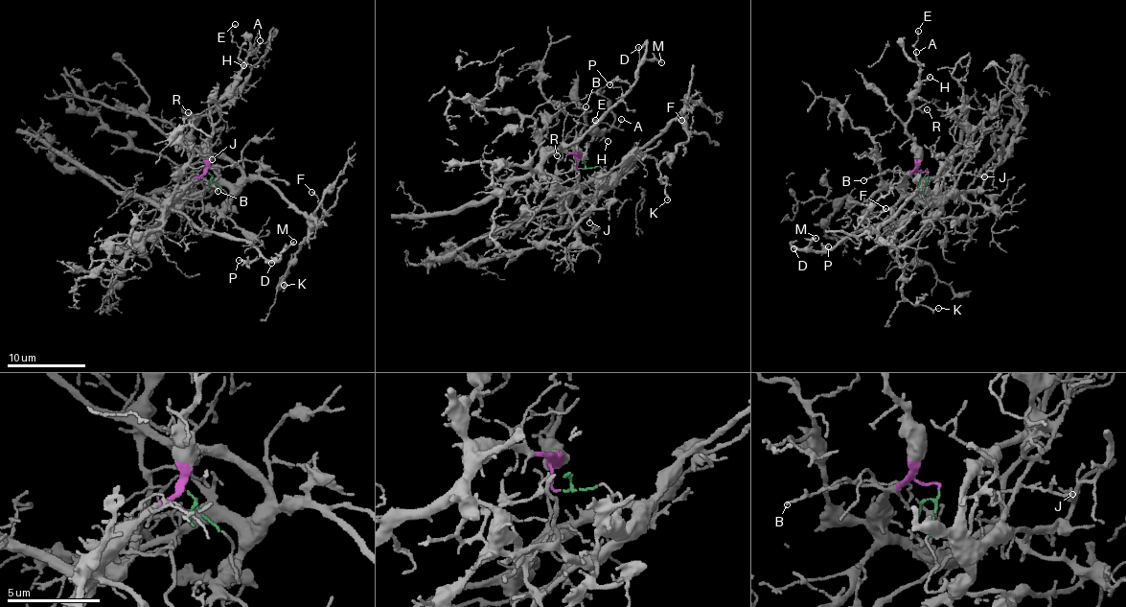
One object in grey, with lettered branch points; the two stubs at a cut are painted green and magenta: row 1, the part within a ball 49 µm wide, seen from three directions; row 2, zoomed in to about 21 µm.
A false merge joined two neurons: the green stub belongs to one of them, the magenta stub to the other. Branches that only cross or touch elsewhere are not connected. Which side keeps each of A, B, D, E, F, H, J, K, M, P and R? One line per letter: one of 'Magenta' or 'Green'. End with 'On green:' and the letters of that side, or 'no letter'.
A: Magenta
B: Magenta
D: Magenta
E: Magenta
F: Green
H: Magenta
J: Green
K: Green
M: Magenta
P: Magenta
R: Magenta
On green: F, J, K

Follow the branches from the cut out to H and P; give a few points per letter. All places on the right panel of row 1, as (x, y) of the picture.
H: (927, 174), (917, 170), (913, 137), (906, 129), (906, 122), (911, 107), (913, 91), (930, 76)
P: (927, 174), (915, 171), (904, 179), (900, 199), (887, 220), (852, 232), (831, 246), (824, 248), (828, 245)

